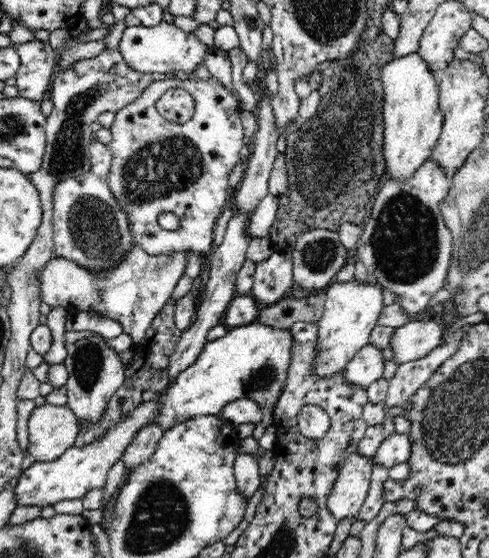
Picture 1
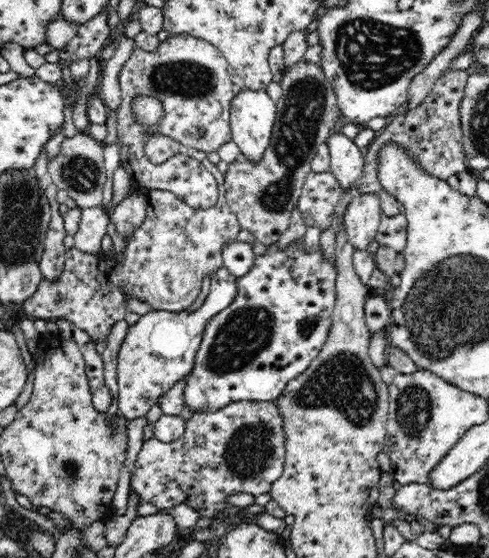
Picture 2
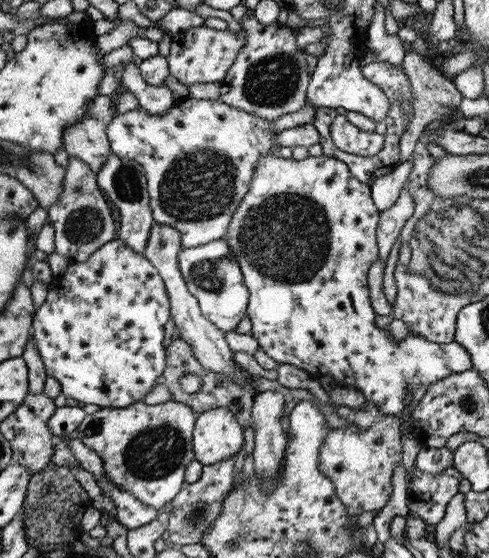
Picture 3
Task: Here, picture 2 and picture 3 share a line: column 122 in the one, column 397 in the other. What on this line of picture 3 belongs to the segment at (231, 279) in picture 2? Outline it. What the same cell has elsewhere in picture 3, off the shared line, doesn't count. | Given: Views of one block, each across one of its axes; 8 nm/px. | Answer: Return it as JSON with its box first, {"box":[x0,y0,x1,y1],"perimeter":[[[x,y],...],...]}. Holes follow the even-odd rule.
{"box":[225,153,472,416],"perimeter":[[[268,153],[257,159],[251,177],[250,185],[245,193],[244,199],[239,202],[231,220],[229,221],[225,242],[231,249],[248,290],[248,303],[246,314],[251,324],[249,335],[257,340],[264,354],[271,360],[279,364],[293,364],[298,369],[305,371],[313,377],[329,376],[334,380],[337,387],[353,388],[363,395],[366,400],[370,400],[376,407],[380,415],[395,416],[406,406],[405,389],[414,391],[419,385],[427,389],[429,385],[451,375],[452,373],[463,374],[472,369],[471,357],[467,351],[455,342],[448,344],[435,344],[427,342],[421,336],[407,334],[399,342],[393,342],[391,336],[375,324],[375,312],[371,310],[371,301],[368,297],[367,271],[370,264],[378,257],[378,246],[376,243],[376,226],[378,214],[380,213],[372,203],[369,186],[359,182],[350,172],[348,166],[339,160],[325,155],[308,156],[303,160],[283,159],[277,153]]]}

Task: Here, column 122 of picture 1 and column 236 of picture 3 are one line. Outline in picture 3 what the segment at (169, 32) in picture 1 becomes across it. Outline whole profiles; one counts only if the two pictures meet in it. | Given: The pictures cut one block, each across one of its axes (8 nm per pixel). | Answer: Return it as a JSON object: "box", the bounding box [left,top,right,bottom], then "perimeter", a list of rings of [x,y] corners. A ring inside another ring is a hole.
{"box":[166,25,246,84],"perimeter":[[[201,25],[171,34],[170,41],[169,54],[166,56],[168,74],[185,84],[219,82],[231,68],[240,48],[244,46],[246,34],[243,30],[235,34],[228,29],[216,30]]]}

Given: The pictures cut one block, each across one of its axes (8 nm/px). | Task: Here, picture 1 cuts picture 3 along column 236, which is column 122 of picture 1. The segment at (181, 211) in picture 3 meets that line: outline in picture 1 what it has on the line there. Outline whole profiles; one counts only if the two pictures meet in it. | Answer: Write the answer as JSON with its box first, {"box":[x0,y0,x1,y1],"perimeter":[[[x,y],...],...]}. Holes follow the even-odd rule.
{"box":[107,77,244,256],"perimeter":[[[210,77],[208,81],[194,79],[154,80],[132,104],[122,108],[111,126],[111,141],[107,147],[112,151],[113,159],[109,172],[109,187],[119,200],[121,207],[128,213],[133,241],[146,253],[154,256],[171,255],[188,250],[209,254],[213,248],[213,227],[224,206],[227,205],[229,176],[232,169],[240,162],[240,150],[244,146],[241,106],[238,100]],[[182,89],[189,92],[195,102],[195,114],[184,124],[164,119],[156,109],[158,100],[167,90]],[[162,212],[173,212],[179,216],[179,231],[164,230],[158,224]]]}

